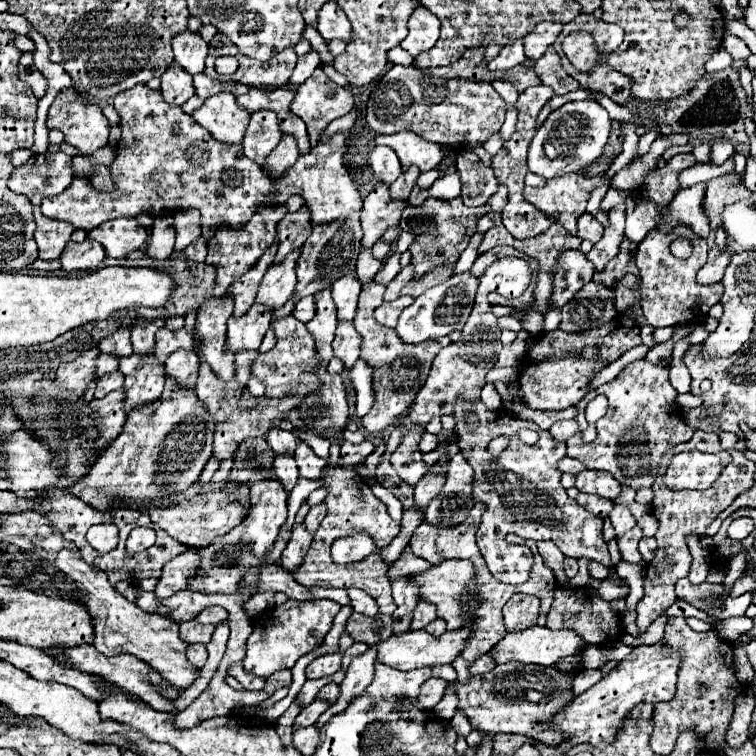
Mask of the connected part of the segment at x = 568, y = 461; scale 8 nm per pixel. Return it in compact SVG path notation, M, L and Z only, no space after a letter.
M566 456L566 458L562 458L562 462L560 462L560 470L562 470L562 472L570 472L570 474L578 474L578 472L586 470L586 464L578 462L576 458Z

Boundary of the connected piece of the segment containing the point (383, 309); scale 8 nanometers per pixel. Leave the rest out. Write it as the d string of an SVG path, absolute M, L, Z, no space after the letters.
M400 296L400 298L392 300L392 302L384 302L382 306L376 308L374 318L376 318L378 324L388 326L388 328L394 328L394 326L396 326L396 320L398 320L398 316L400 316L400 312L402 312L402 308L410 306L412 302L414 302L412 296Z

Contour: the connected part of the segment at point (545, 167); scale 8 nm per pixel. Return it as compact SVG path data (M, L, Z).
M596 100L568 102L554 110L538 128L528 150L528 170L544 176L546 180L572 172L582 172L590 168L596 160L600 160L600 156L606 152L610 130L612 120L608 116L608 110L602 108Z

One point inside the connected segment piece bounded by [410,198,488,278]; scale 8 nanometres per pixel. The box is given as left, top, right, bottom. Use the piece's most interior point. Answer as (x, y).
(444, 246)

